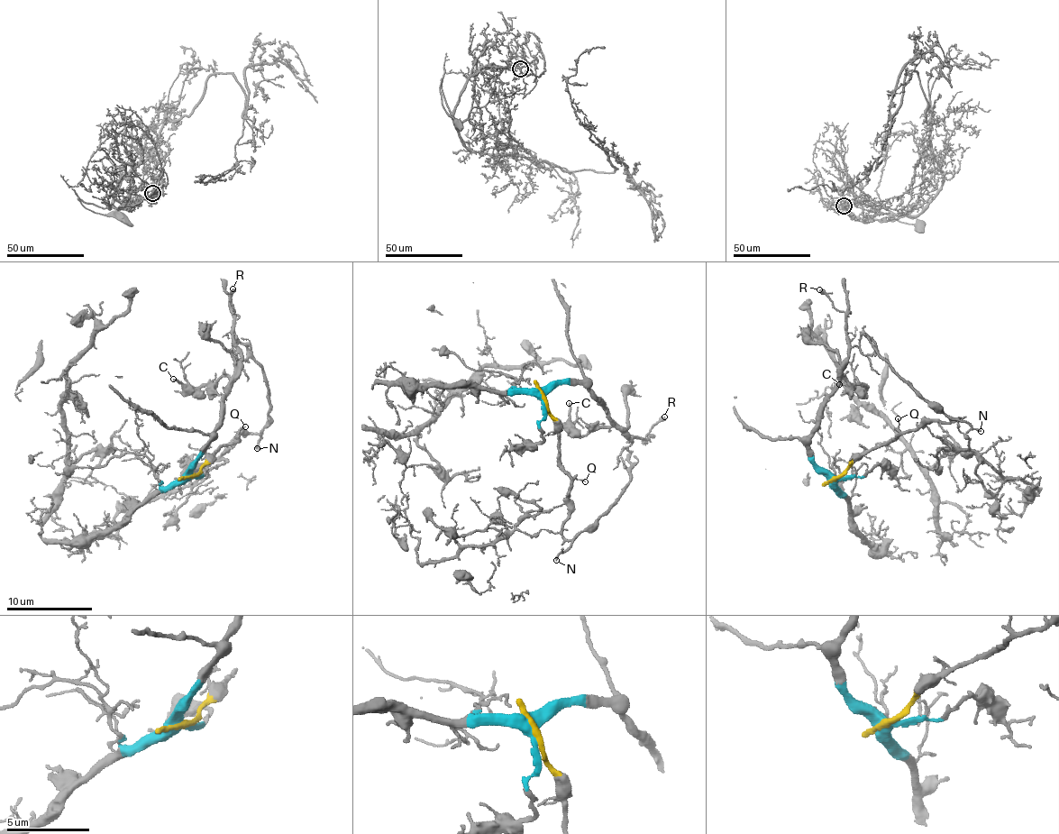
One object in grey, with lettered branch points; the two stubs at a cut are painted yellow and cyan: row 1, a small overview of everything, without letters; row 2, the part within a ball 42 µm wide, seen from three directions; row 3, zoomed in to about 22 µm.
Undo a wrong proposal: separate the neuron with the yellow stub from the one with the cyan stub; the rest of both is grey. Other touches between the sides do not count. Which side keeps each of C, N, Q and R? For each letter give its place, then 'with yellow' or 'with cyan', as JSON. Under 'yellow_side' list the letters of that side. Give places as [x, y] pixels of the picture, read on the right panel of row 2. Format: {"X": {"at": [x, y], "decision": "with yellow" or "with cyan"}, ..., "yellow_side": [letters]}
{"C": {"at": [839, 384], "decision": "with cyan"}, "N": {"at": [981, 431], "decision": "with yellow"}, "Q": {"at": [898, 418], "decision": "with yellow"}, "R": {"at": [819, 289], "decision": "with cyan"}, "yellow_side": ["N", "Q"]}

